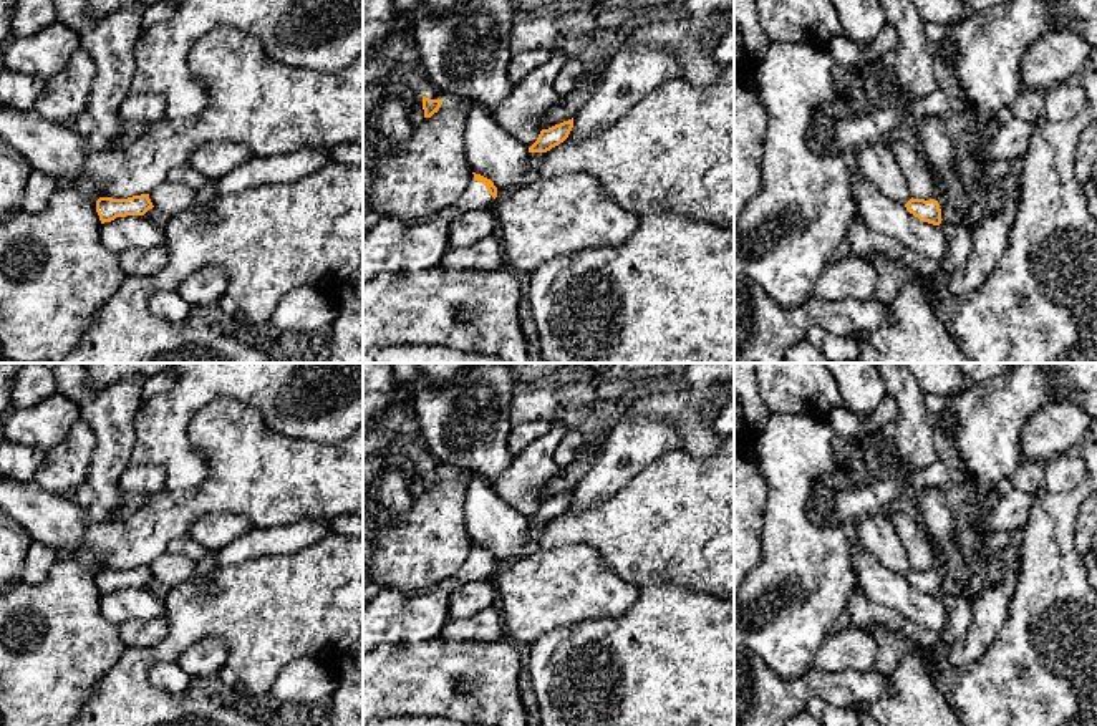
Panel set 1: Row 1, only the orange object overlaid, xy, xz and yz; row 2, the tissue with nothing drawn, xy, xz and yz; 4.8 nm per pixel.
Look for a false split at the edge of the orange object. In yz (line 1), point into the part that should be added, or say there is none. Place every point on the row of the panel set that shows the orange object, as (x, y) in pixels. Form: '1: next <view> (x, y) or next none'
1: next none

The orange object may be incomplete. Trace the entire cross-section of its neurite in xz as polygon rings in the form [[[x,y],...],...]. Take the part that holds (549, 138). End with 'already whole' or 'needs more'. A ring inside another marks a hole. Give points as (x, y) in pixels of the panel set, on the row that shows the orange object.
[[[573,118],[555,124],[548,129],[542,129],[537,141],[529,148],[529,152],[547,152],[552,148],[563,143],[573,128]]]; already whole

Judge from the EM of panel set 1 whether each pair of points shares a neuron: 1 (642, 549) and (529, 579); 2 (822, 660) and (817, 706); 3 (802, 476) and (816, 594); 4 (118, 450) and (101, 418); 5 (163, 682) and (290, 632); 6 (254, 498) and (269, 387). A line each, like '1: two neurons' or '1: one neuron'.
1: two neurons
2: two neurons
3: one neuron
4: one neuron
5: two neurons
6: two neurons

